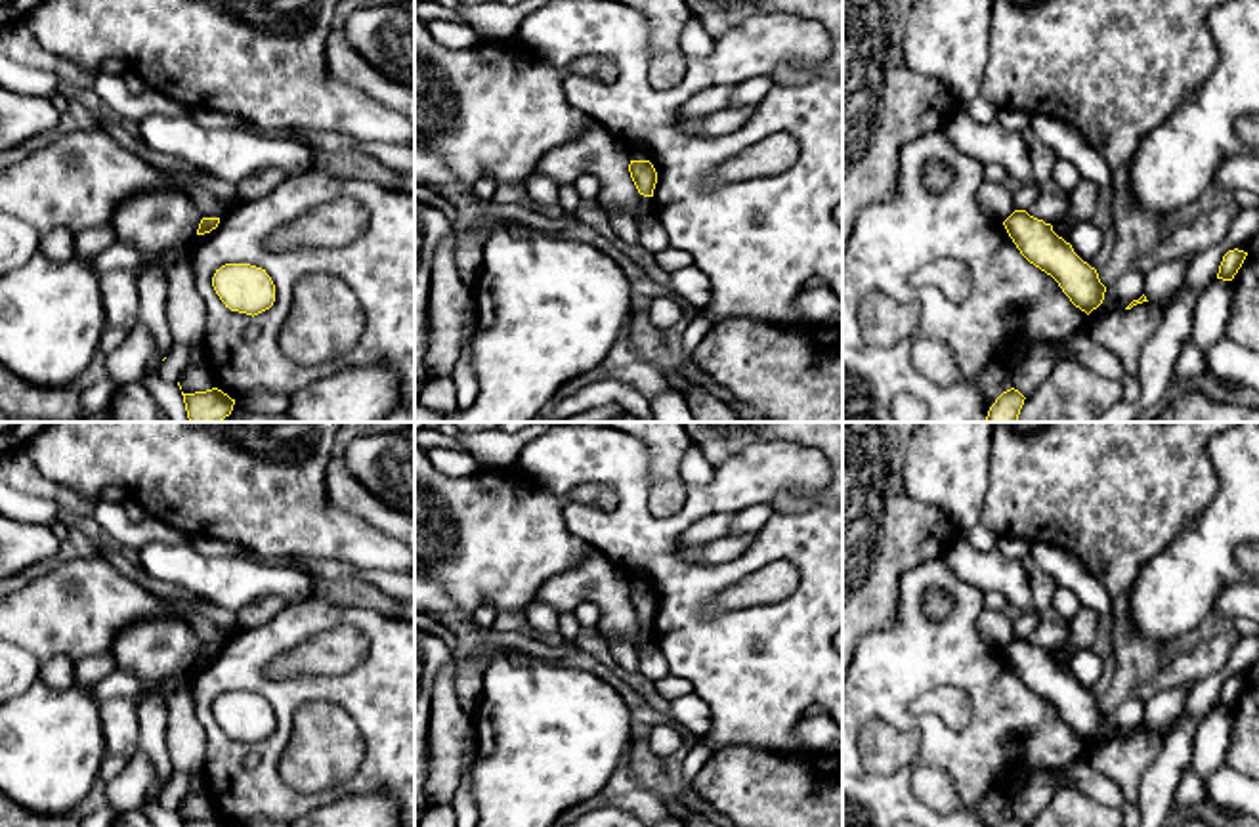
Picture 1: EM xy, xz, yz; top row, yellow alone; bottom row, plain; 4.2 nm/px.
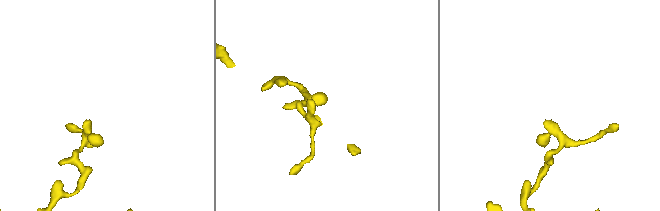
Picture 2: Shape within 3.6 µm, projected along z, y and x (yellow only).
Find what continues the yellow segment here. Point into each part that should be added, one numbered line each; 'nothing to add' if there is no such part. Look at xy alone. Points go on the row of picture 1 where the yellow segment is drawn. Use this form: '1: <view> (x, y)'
nothing to add

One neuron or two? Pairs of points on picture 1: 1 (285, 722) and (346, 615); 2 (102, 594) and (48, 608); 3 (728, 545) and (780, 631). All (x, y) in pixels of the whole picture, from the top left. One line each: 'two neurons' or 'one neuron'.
1: one neuron
2: one neuron
3: two neurons

